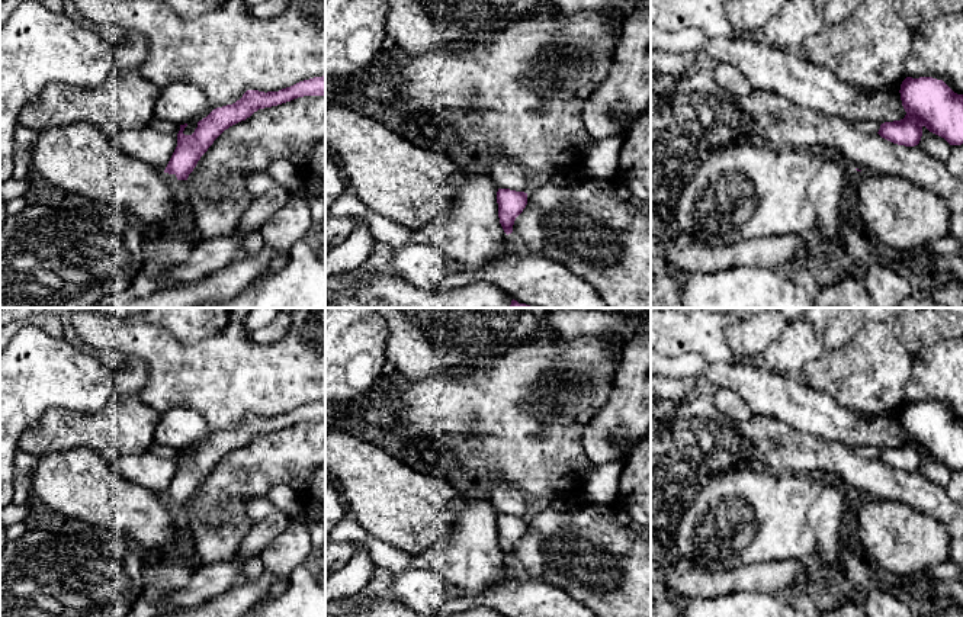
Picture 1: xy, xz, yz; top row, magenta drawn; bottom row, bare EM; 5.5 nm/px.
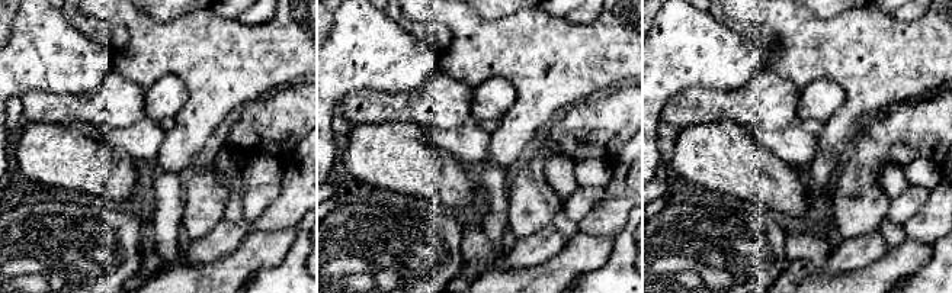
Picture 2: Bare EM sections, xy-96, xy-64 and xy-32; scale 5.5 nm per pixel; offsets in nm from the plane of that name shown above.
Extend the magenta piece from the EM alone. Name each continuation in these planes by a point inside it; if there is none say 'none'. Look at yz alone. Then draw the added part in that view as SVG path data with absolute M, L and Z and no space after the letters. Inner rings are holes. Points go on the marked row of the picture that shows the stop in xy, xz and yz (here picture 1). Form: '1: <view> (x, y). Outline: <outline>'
1: yz (851, 176). Outline: M851 168L844 179L844 187L848 186L850 183L856 183L858 179L858 174L860 171L857 171L856 168Z

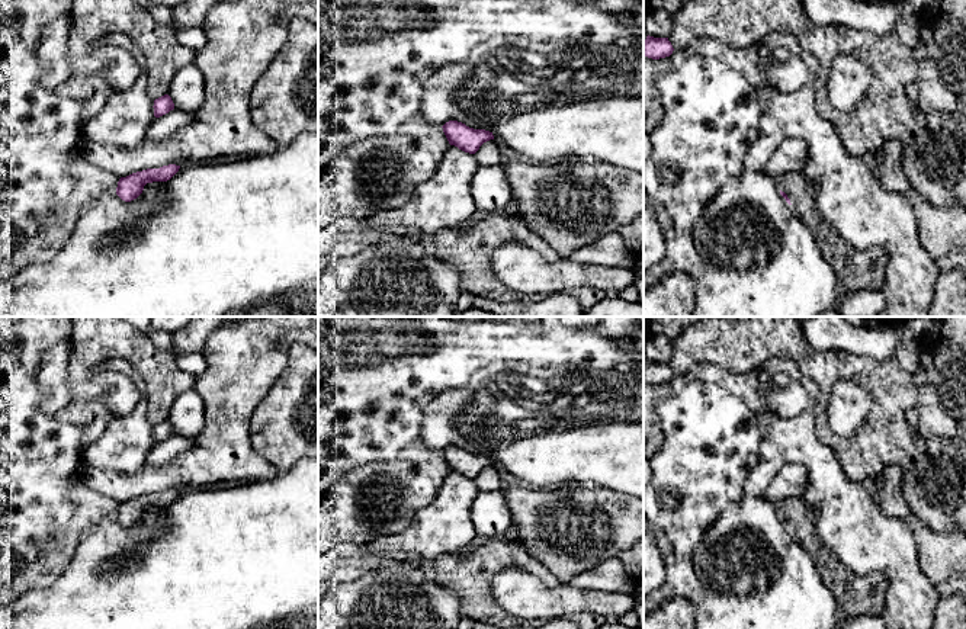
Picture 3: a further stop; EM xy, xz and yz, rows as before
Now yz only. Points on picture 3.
none

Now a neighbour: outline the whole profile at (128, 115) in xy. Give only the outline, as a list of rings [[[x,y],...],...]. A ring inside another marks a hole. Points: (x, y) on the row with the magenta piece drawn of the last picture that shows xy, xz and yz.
[[[141,70],[137,81],[126,90],[113,92],[106,105],[90,116],[84,125],[84,135],[97,144],[113,144],[134,148],[151,131],[154,100],[147,93],[148,73]]]

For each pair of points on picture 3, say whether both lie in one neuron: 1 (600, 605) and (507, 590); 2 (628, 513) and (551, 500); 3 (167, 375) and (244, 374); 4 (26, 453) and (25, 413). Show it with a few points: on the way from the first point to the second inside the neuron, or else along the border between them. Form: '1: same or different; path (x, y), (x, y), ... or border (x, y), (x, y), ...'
1: same; path (577, 602), (538, 602), (530, 599)
2: same; path (609, 514), (570, 514)
3: different; border (195, 378), (192, 388)
4: same; path (19, 443), (19, 423)

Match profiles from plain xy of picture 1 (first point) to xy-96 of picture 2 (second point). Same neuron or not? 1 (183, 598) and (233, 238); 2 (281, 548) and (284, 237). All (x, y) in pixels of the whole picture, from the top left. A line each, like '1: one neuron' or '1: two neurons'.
1: one neuron
2: two neurons

